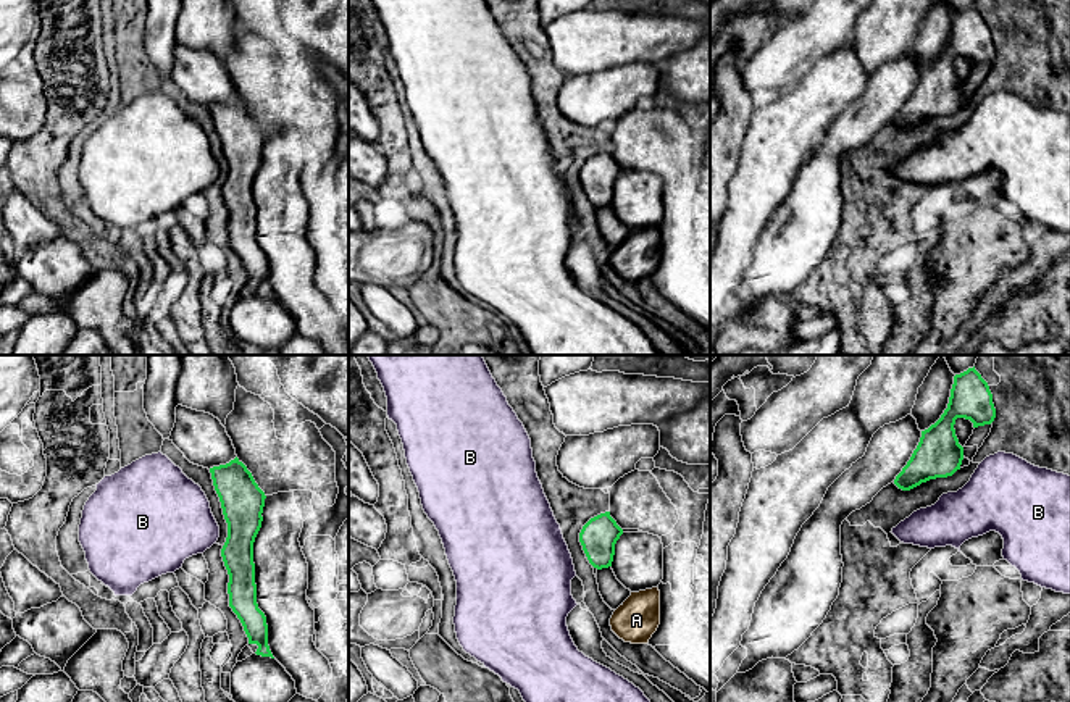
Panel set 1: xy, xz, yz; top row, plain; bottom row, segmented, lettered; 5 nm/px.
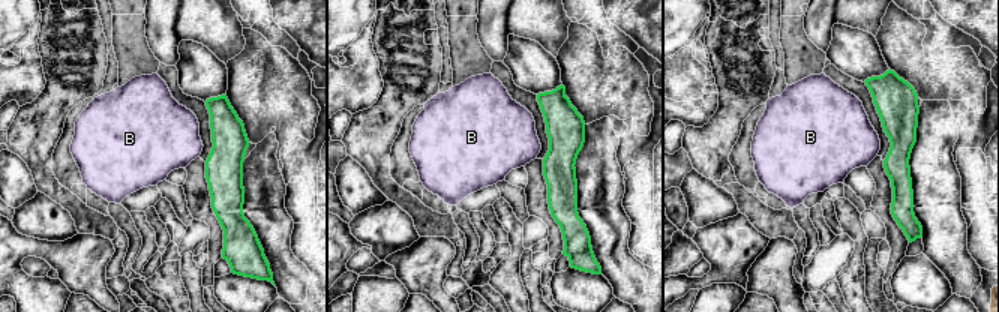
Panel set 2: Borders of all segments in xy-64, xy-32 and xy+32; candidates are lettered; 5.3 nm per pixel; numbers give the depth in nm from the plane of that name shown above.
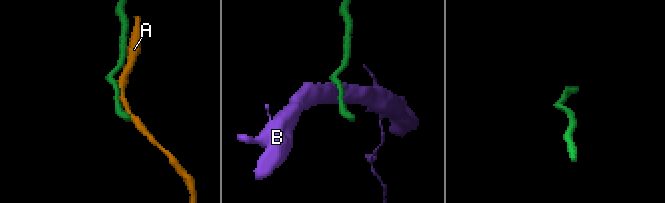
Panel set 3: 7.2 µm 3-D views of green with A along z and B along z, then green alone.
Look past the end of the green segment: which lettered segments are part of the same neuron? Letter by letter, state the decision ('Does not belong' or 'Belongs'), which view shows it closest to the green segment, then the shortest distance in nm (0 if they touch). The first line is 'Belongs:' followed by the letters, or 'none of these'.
Belongs: none of these
A: Does not belong. Closest in xz. Distance 170 nm
B: Does not belong. Closest in xy. Distance 40 nm

